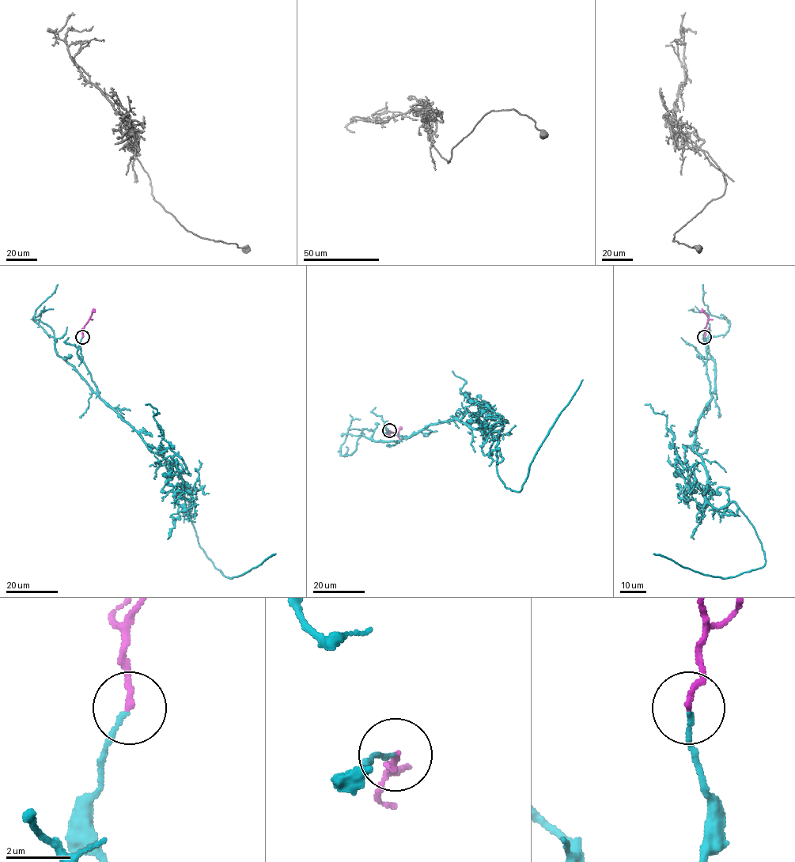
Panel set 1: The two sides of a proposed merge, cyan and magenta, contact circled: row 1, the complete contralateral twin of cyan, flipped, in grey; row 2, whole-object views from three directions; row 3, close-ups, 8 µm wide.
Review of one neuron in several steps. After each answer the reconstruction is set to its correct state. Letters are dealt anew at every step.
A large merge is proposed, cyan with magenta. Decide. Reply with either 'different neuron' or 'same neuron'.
same neuron

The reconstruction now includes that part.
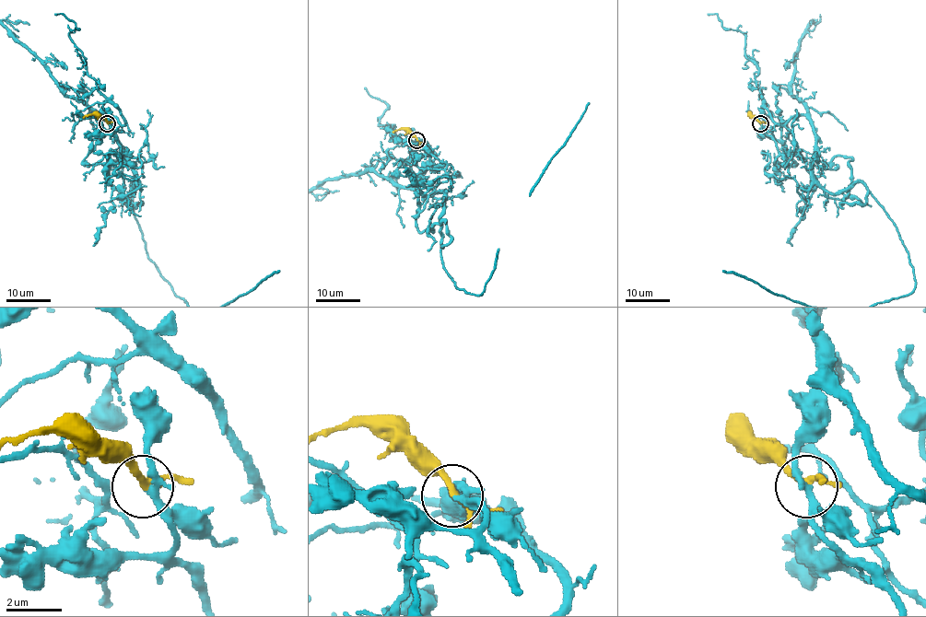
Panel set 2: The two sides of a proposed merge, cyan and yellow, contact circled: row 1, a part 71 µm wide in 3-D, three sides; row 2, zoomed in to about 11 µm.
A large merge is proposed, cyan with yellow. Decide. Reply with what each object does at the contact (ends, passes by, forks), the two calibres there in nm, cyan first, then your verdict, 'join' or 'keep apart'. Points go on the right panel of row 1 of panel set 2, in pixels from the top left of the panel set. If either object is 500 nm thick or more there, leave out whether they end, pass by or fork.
cyan passes by; yellow forks; calibres 240 and 170 nm; join

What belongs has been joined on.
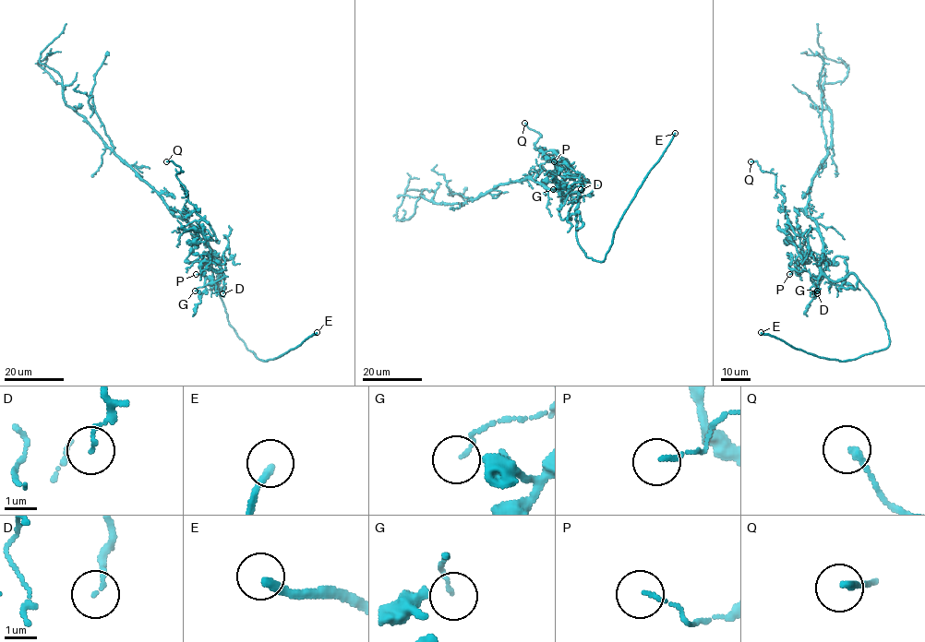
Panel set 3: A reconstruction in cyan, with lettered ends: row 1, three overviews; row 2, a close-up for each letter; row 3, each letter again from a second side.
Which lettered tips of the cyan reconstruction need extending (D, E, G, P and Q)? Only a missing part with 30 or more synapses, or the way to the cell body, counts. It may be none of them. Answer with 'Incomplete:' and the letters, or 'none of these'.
Incomplete: D, E

